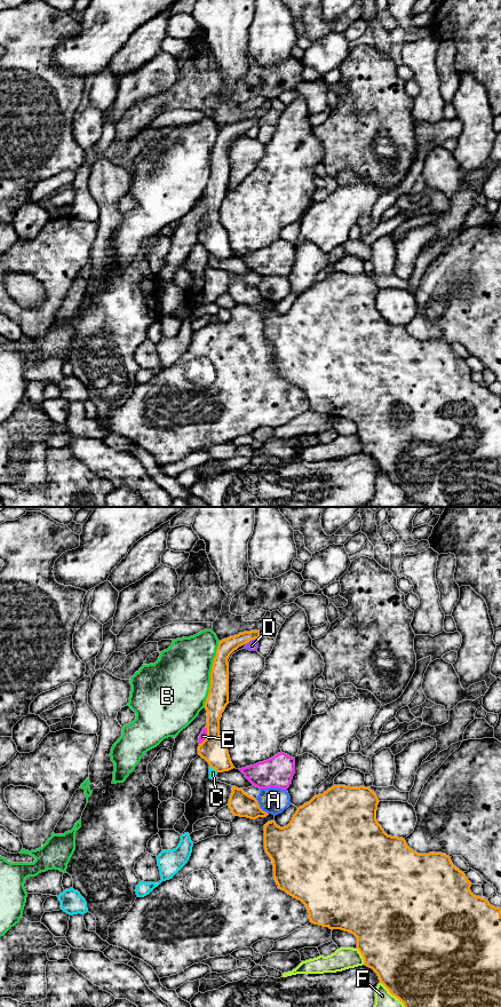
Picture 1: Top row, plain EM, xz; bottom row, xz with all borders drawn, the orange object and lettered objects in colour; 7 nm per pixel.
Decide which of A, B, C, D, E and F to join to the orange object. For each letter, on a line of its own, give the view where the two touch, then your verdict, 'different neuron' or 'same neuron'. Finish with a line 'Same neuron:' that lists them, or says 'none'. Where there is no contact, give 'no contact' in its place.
A: xz | different neuron
B: xz | different neuron
C: xz | different neuron
D: xz | different neuron
E: xz | different neuron
F: xz | different neuron
Same neuron: none

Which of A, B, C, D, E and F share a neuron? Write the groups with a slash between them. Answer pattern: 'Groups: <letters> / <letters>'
Groups: A / B / C / D / E / F

